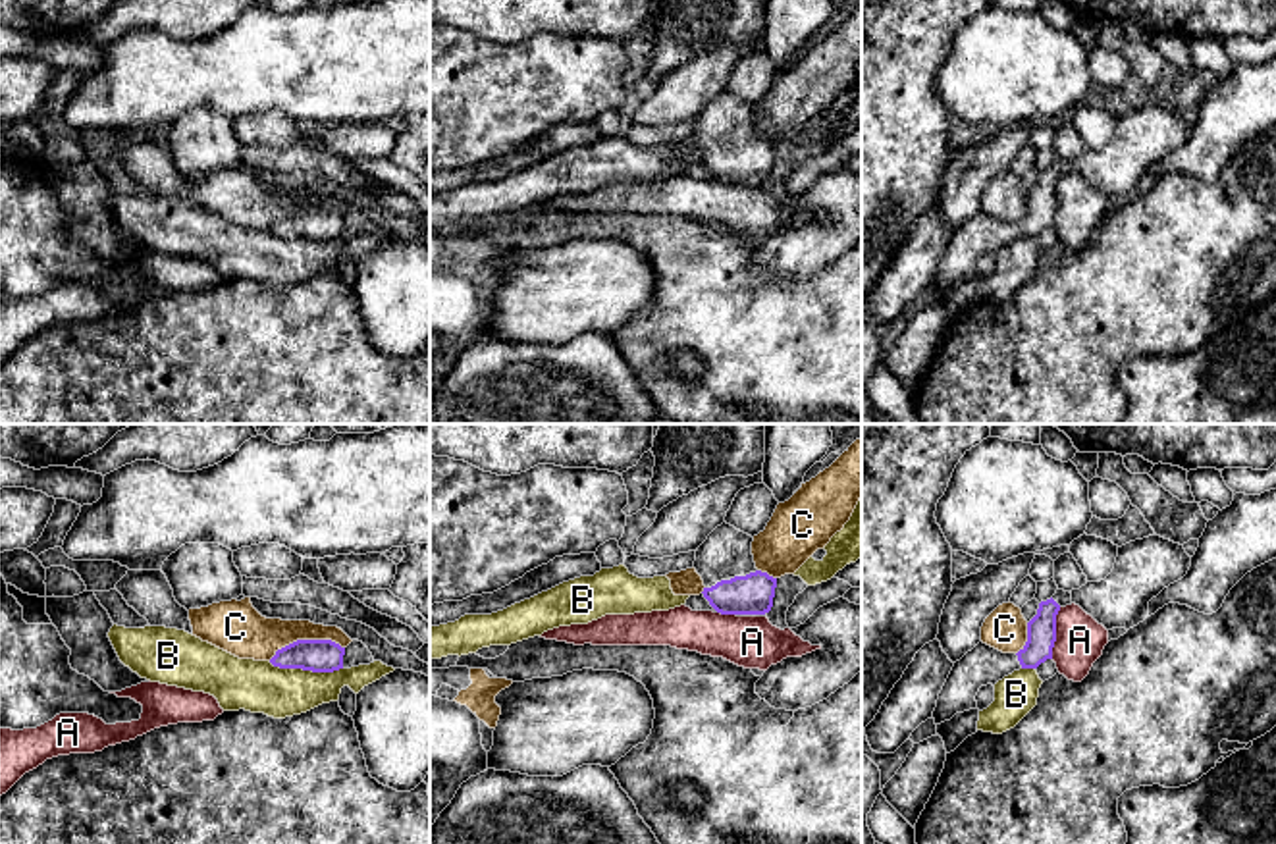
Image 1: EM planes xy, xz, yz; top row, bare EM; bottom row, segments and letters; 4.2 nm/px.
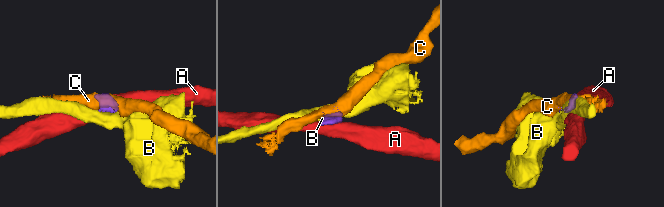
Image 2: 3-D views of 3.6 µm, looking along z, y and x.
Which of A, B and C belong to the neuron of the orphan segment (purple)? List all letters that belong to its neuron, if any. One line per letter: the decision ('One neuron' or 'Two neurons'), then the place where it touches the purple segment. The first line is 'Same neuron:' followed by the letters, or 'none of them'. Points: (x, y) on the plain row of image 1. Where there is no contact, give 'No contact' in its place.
Same neuron: none of them
A: Two neurons. Touches purple at yz (1055, 201)
B: Two neurons. Touches purple at xy (305, 237)
C: Two neurons. Touches purple at xy (305, 209)

